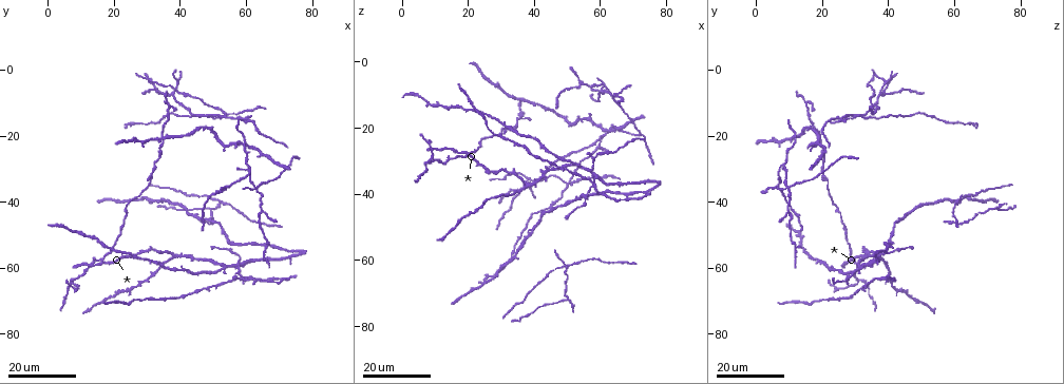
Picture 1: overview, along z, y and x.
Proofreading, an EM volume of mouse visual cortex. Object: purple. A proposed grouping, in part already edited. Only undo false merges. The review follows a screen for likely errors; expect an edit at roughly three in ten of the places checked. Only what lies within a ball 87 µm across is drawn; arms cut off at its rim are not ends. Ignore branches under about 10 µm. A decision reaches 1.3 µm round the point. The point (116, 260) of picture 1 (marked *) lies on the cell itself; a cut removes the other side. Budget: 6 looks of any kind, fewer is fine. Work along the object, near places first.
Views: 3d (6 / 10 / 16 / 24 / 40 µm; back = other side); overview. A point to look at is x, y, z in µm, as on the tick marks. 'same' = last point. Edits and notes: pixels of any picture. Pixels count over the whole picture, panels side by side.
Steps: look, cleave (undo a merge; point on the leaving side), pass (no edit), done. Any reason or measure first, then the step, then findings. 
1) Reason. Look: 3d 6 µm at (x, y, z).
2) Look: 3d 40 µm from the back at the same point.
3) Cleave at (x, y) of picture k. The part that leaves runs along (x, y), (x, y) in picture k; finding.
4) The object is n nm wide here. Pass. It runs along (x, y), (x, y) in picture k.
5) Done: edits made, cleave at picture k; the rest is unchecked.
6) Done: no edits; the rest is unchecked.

Arms part here. Look: 3d 16 µm at (38.0, 7.5, 38.0).

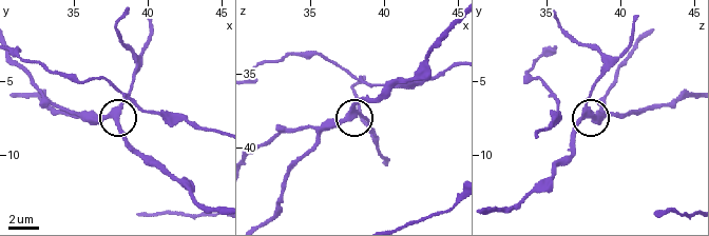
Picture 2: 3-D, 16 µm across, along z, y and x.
Look: 3d 6 µm at (38.2, 7.0, 37.6).

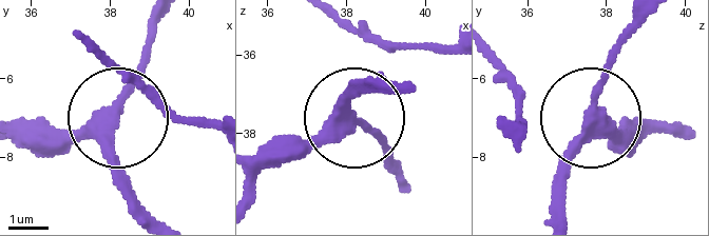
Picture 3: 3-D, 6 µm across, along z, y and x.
3 arms meet here. Pass. All the same cell.

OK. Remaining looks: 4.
Side arm on a straight run. Look: 3d 24 µm at (36.0, 10.0, 15.5).

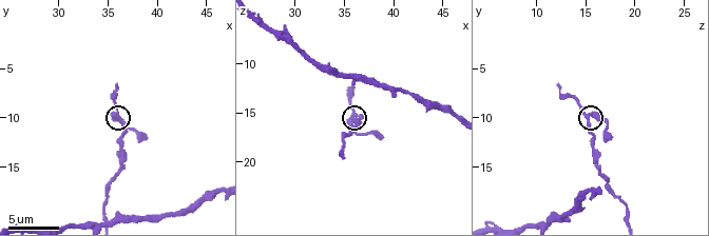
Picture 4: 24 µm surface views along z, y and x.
Look: 3d 10 µm at (36.2, 10.4, 15.4).

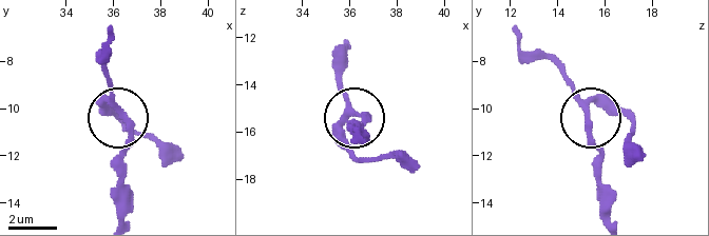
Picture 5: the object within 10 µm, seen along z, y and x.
Look: 3d 10 µm from the back at (36.5, 10.3, 15.2).

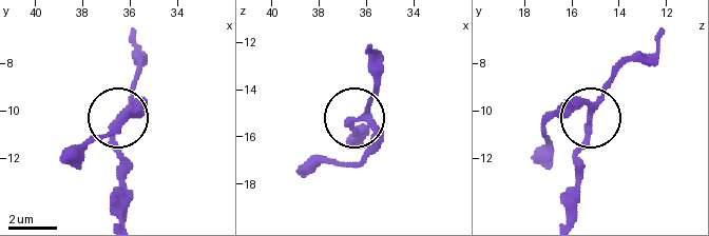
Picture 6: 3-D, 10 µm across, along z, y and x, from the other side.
Pass. It runs along (569, 213), (574, 158), (593, 122), (574, 104), (547, 110) in picture 6; continuous, no second cell.

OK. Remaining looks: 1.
Look: 3d 10 µm at (35.0, 17.0, 17.4).

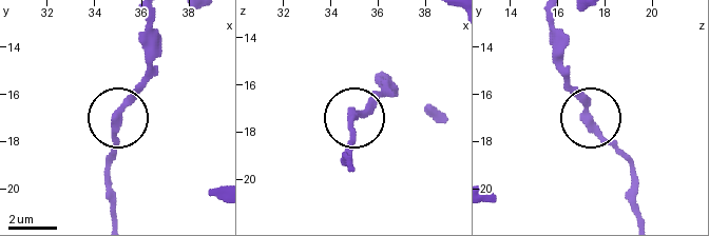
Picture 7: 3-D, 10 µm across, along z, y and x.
Pass. It runs along (639, 218), (631, 163), (602, 133), (567, 75) in picture 7; all the same cell.

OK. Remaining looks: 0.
Done: no edits; the rest is unchecked.

